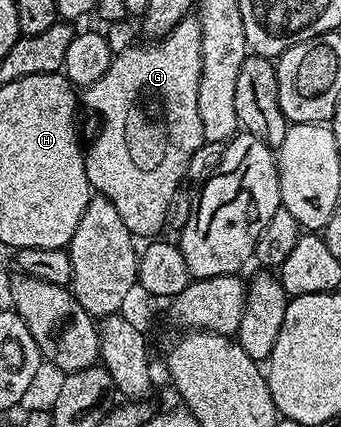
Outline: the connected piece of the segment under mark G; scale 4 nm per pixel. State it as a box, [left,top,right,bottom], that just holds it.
[80,17,204,237]

